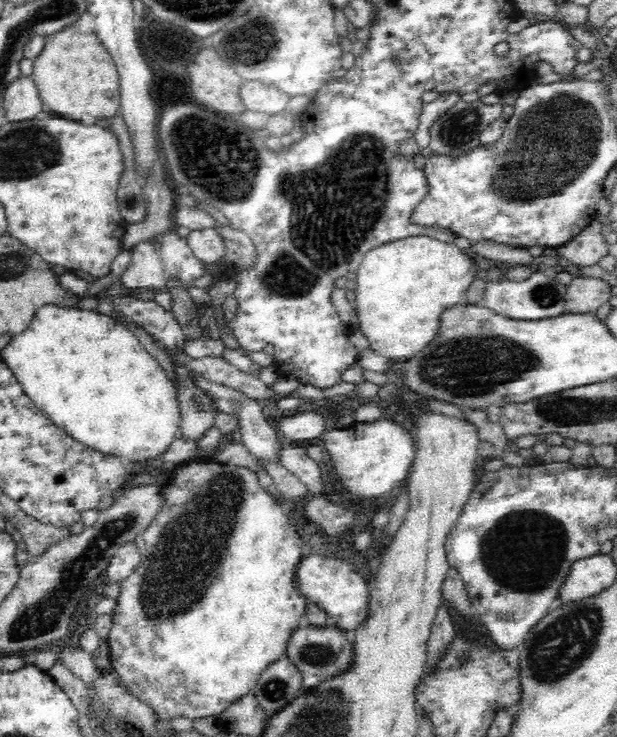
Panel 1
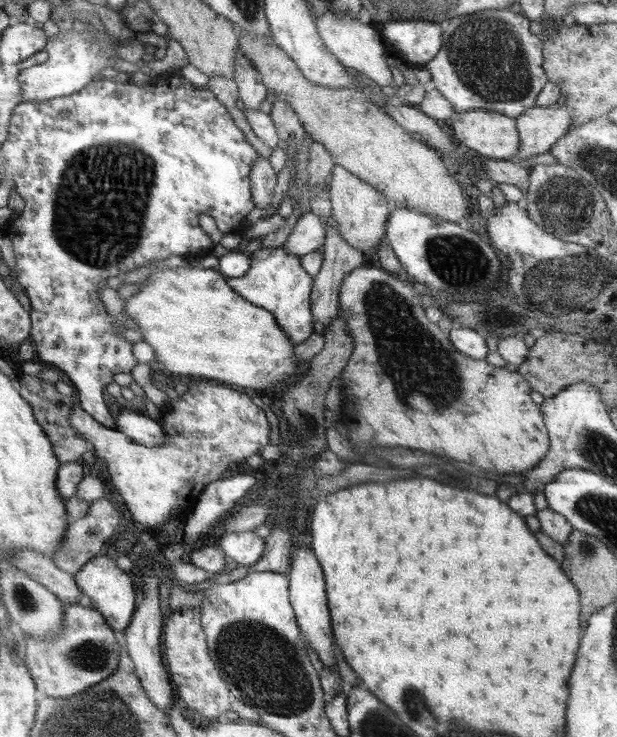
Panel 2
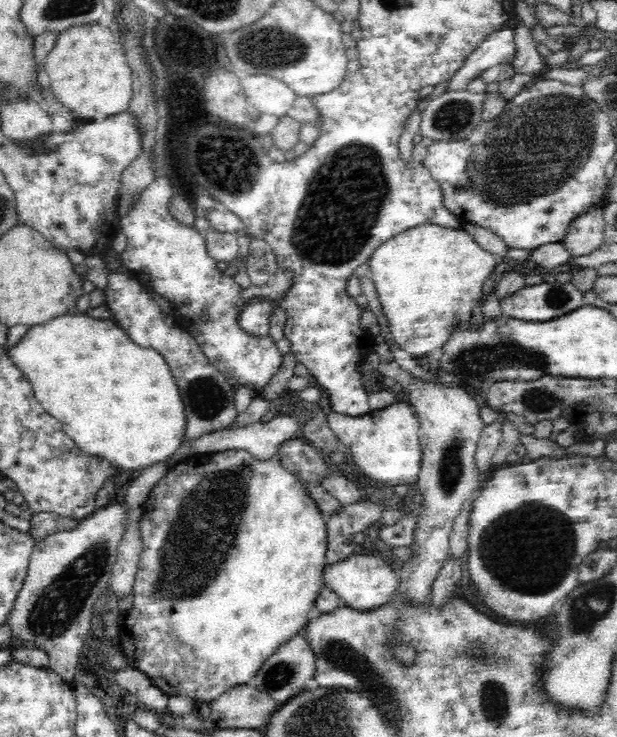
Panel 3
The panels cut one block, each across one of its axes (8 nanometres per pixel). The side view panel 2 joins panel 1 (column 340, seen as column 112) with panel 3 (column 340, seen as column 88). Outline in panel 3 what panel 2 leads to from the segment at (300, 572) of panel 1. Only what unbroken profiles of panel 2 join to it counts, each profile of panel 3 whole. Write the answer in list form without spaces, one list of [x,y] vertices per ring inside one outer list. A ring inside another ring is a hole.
[[[352,556],[343,561],[325,566],[323,586],[333,590],[340,599],[344,600],[343,606],[359,608],[360,610],[372,610],[383,606],[396,598],[398,585],[400,585],[400,572],[396,576],[396,570],[392,564],[386,564],[378,556]]]

